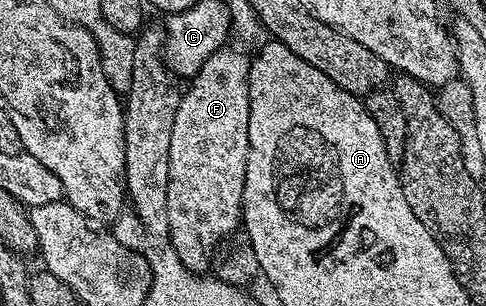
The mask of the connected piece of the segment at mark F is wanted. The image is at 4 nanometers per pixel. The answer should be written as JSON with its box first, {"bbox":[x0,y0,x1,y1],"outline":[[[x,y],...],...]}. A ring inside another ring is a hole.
{"bbox":[166,45,251,273],"outline":[[[232,45],[223,46],[190,79],[192,88],[181,94],[178,117],[174,117],[174,133],[170,133],[170,177],[166,189],[166,213],[170,217],[168,239],[182,265],[193,273],[207,272],[213,266],[212,254],[216,246],[235,236],[242,223],[246,161],[250,149],[251,68],[250,55],[235,51]]]}

